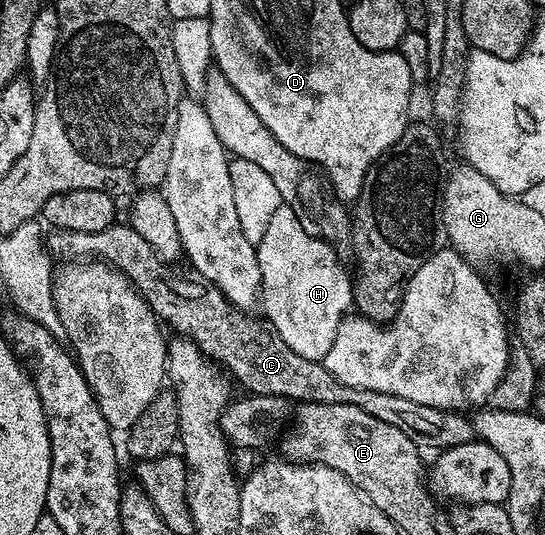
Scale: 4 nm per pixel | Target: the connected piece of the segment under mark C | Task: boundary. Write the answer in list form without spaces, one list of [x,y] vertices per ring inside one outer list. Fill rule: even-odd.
[[[114,222],[110,228],[104,228],[98,232],[63,232],[60,230],[50,231],[47,236],[47,248],[58,261],[61,262],[104,262],[113,265],[137,288],[137,293],[149,303],[149,308],[158,318],[158,321],[170,324],[174,333],[182,334],[199,345],[206,356],[216,360],[232,374],[232,377],[242,384],[246,393],[254,396],[283,396],[290,402],[304,402],[307,404],[350,404],[359,406],[371,414],[371,418],[379,418],[381,422],[391,422],[391,426],[399,426],[411,442],[417,444],[418,449],[437,448],[444,450],[454,448],[460,444],[474,443],[475,433],[472,419],[468,415],[457,410],[436,408],[435,406],[419,406],[419,402],[411,402],[411,398],[399,398],[399,394],[383,394],[379,390],[367,390],[355,386],[345,386],[325,369],[324,363],[308,360],[300,357],[291,350],[287,343],[283,342],[279,331],[272,322],[266,318],[252,320],[252,315],[246,314],[242,309],[235,307],[228,298],[207,278],[203,278],[198,272],[190,271],[189,276],[176,272],[176,267],[170,266],[161,260],[151,250],[147,238],[143,238],[128,223]]]

